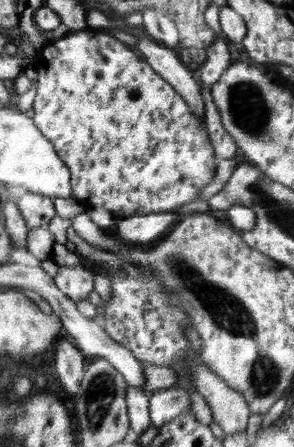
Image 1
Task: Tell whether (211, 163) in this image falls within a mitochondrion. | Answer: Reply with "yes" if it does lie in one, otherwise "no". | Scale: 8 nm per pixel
no

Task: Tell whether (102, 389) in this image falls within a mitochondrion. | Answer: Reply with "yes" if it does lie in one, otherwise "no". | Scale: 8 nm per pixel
yes

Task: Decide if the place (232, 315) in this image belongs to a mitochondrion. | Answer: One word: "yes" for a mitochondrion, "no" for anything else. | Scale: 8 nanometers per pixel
yes

